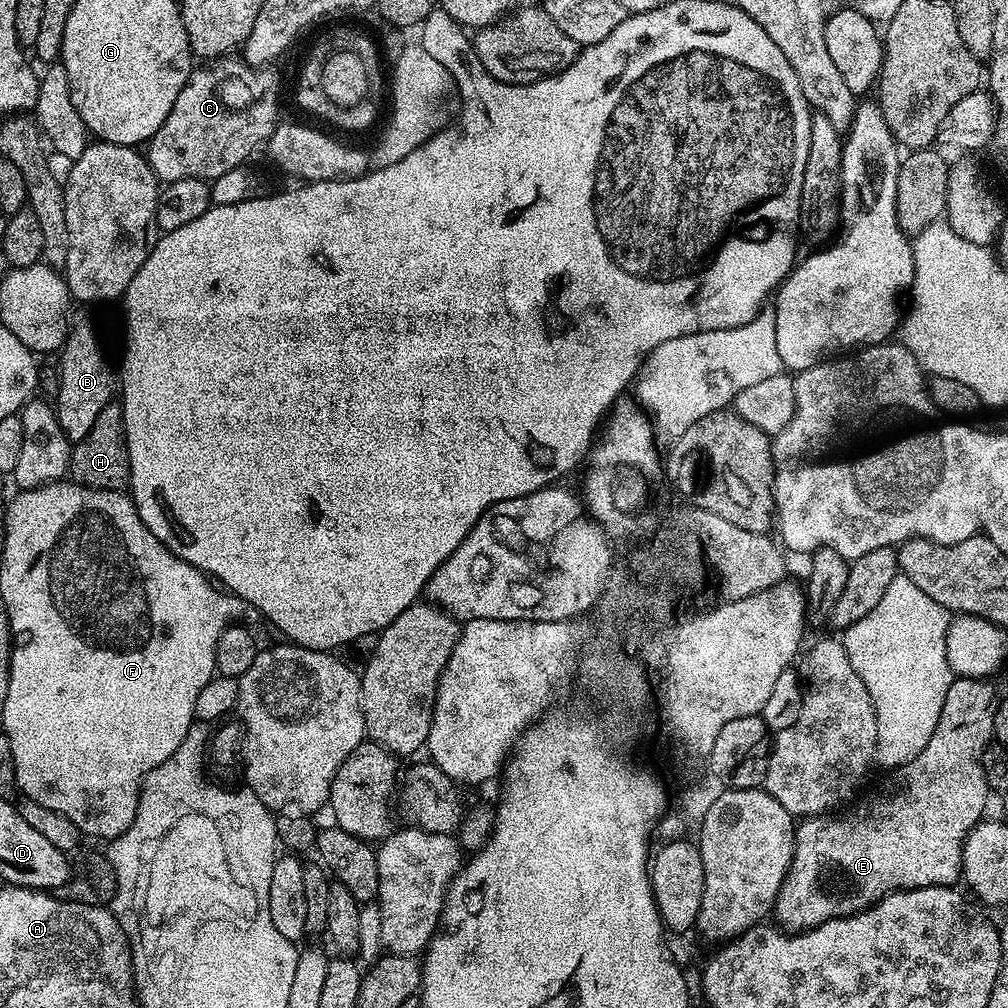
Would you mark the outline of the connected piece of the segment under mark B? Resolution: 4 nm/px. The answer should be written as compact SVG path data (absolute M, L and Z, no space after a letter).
M92 324L73 327L58 359L60 385L56 388L54 399L56 417L68 440L84 440L93 429L98 414L102 414L107 404L113 403L118 388L118 372L108 353L108 340Z

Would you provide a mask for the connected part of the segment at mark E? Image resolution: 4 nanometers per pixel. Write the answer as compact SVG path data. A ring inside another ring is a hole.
M953 679L950 690L946 690L946 702L942 702L942 714L938 718L938 726L934 726L934 734L930 734L930 742L926 742L926 750L914 758L914 762L903 764L895 769L892 785L885 792L864 800L861 804L853 803L845 816L832 816L836 814L821 814L801 819L796 824L796 845L794 846L794 858L790 862L790 870L782 882L782 890L778 890L778 898L774 909L774 920L781 929L789 933L804 932L808 928L817 928L828 920L836 920L840 916L852 916L855 912L865 912L867 908L878 903L883 896L891 892L903 892L905 888L946 888L955 885L961 879L964 867L962 866L962 854L964 853L964 839L970 834L973 826L985 819L984 807L988 804L990 789L986 782L986 774L982 766L982 754L994 737L994 714L998 703L996 688L988 680Z

